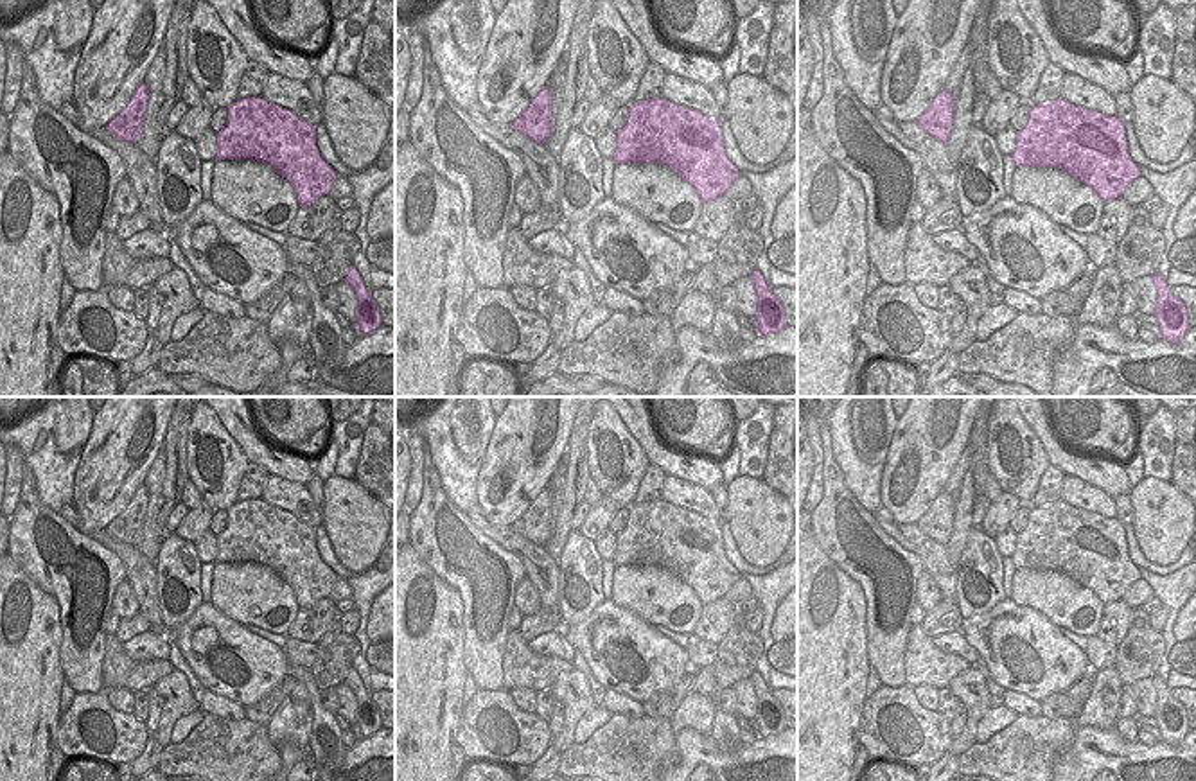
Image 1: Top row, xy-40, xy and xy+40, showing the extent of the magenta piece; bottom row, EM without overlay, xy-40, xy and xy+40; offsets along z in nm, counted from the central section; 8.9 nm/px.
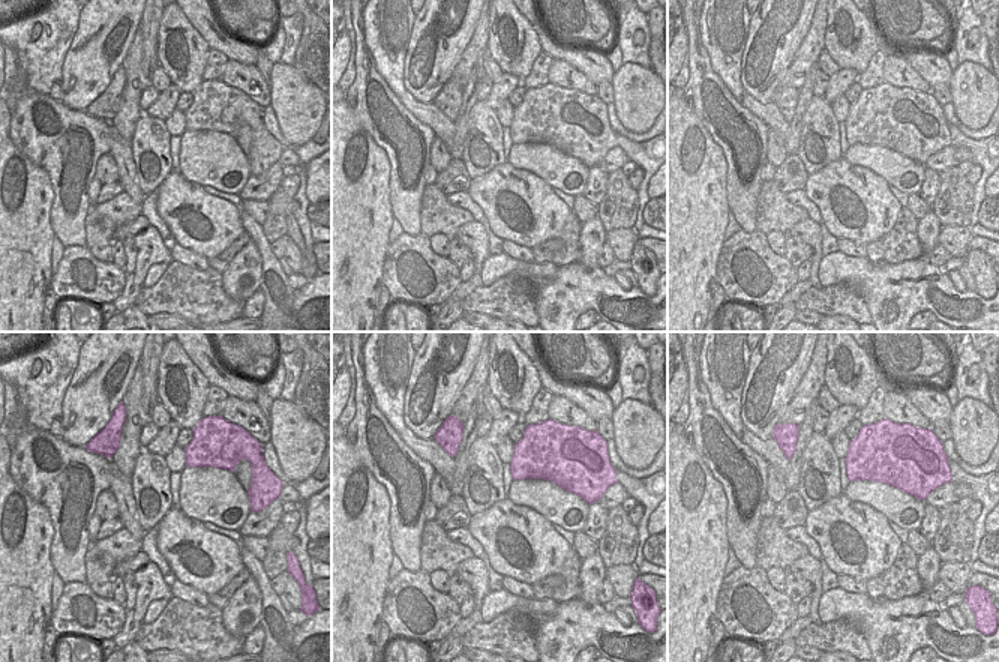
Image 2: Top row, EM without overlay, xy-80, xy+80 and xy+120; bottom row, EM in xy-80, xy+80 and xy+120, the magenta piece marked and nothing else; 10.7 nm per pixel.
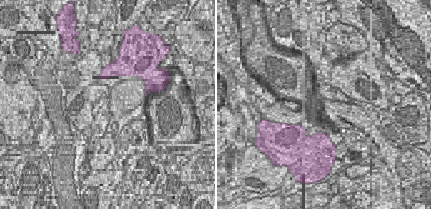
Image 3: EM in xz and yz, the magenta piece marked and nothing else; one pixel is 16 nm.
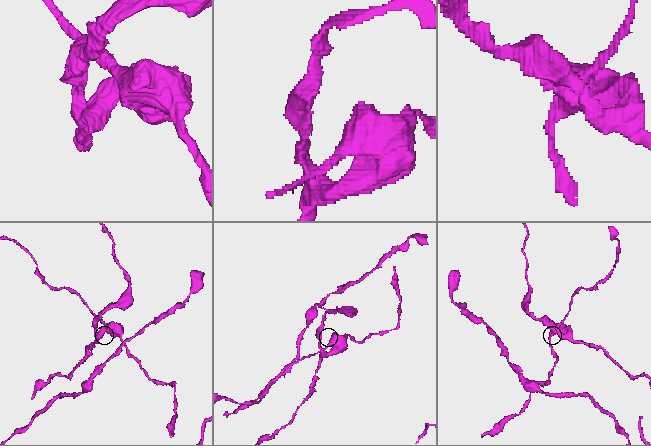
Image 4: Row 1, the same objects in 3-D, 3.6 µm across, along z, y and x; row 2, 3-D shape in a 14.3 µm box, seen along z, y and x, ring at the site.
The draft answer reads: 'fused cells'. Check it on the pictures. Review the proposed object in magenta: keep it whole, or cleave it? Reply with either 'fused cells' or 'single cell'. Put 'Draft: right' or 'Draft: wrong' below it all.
fused cells
Draft: right

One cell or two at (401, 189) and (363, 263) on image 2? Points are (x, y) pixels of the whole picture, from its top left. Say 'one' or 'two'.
two

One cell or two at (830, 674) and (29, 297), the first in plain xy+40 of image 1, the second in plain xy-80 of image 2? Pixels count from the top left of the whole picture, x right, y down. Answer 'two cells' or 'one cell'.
one cell

